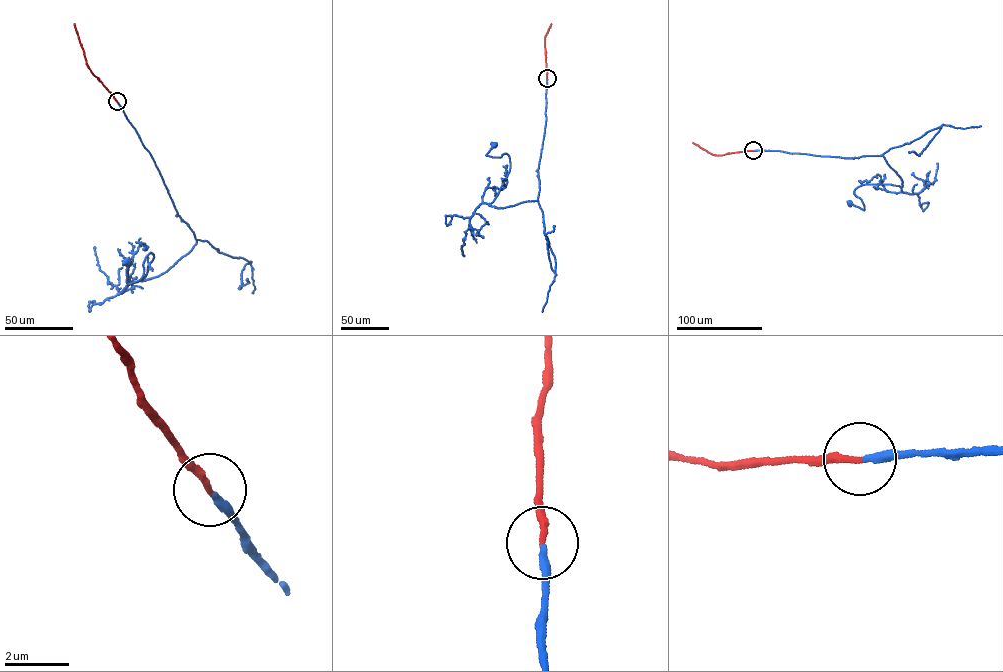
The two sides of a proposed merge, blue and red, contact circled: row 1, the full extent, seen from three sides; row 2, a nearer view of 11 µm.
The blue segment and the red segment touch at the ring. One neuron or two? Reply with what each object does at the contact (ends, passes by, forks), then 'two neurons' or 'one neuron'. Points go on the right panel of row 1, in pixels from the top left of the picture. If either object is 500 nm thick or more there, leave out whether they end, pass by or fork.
blue ends; red ends; one neuron

